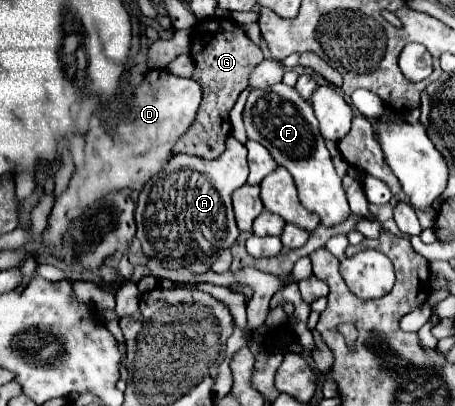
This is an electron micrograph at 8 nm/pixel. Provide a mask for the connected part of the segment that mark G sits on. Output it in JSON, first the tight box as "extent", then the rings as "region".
{"extent":[173,19,265,159],"region":[[[229,19],[199,21],[195,25],[191,57],[195,61],[195,73],[191,79],[199,81],[203,89],[203,101],[197,109],[197,117],[193,125],[175,143],[173,155],[185,153],[185,155],[199,155],[203,159],[217,159],[225,151],[225,141],[231,131],[229,111],[235,105],[243,87],[247,85],[249,73],[265,57],[263,57],[263,51],[239,29],[239,25]]]}

